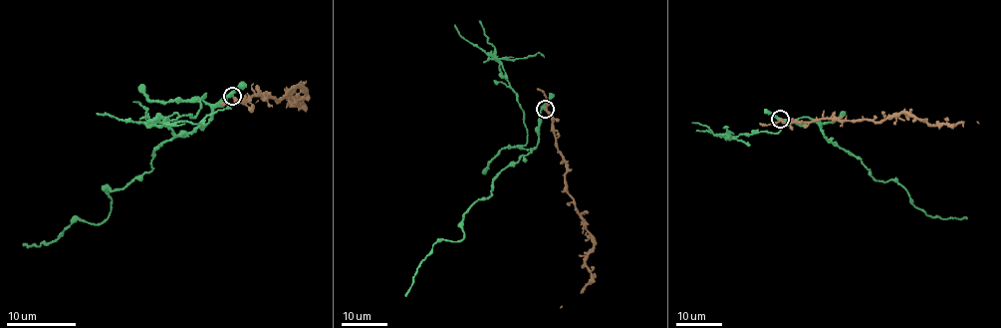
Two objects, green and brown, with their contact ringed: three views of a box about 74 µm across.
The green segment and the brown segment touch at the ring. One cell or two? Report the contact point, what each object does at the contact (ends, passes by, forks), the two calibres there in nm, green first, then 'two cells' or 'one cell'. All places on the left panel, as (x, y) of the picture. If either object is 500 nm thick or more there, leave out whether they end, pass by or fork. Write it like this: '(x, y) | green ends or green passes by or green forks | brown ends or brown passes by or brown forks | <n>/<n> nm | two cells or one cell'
(232, 96) | green passes by | brown passes by | 380/240 nm | two cells

